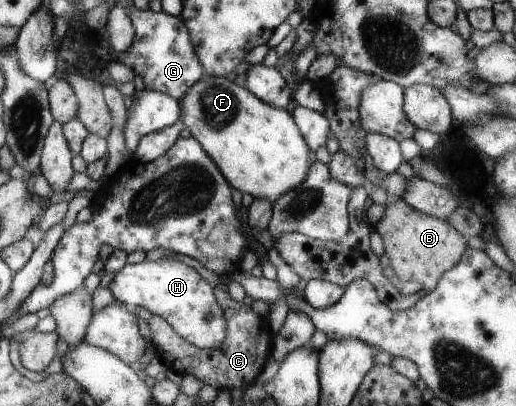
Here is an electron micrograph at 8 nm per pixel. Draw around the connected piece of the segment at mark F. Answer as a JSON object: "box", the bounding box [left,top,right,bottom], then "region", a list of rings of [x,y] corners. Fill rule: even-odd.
{"box":[180,75,315,203],"region":[[[204,75],[197,84],[189,89],[180,103],[180,121],[189,129],[192,138],[211,155],[220,173],[240,192],[253,198],[264,198],[275,203],[286,192],[297,188],[309,173],[309,167],[315,160],[313,151],[308,149],[295,119],[286,109],[280,109],[261,101],[246,87],[239,86],[223,76]]]}

